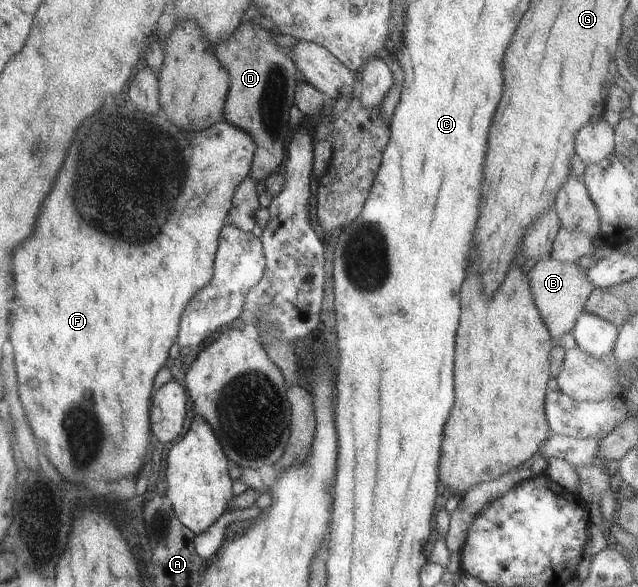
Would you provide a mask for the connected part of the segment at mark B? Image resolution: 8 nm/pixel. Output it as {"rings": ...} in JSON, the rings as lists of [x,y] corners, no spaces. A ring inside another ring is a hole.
{"rings":[[[550,256],[539,259],[528,271],[529,288],[539,316],[550,332],[551,339],[557,340],[562,334],[570,332],[580,311],[584,310],[585,299],[594,289],[586,277],[586,269],[575,263],[564,263]]]}

